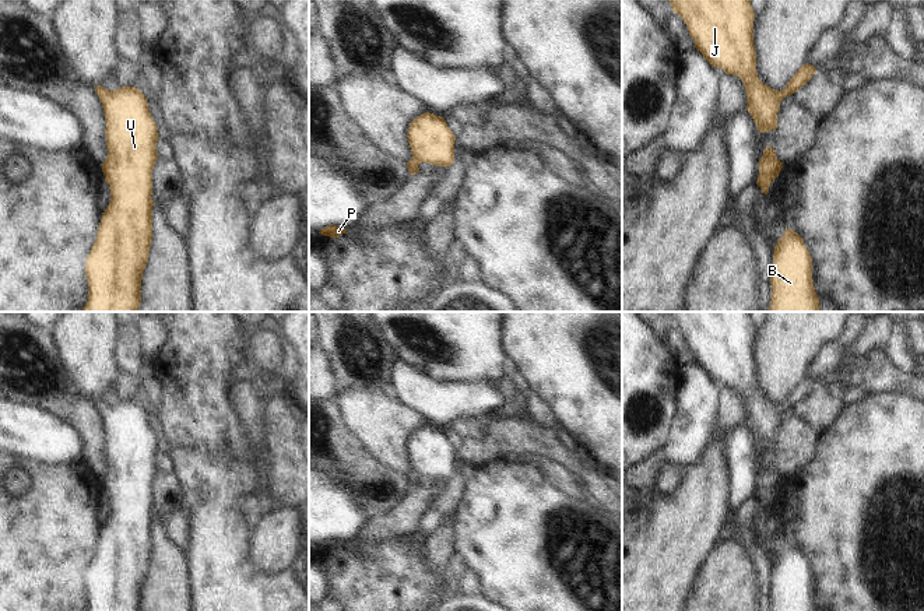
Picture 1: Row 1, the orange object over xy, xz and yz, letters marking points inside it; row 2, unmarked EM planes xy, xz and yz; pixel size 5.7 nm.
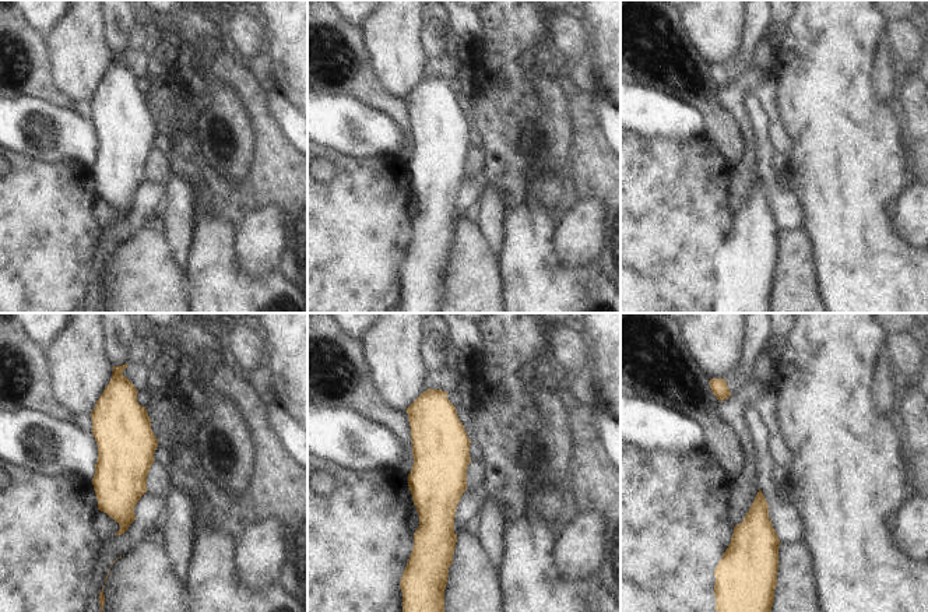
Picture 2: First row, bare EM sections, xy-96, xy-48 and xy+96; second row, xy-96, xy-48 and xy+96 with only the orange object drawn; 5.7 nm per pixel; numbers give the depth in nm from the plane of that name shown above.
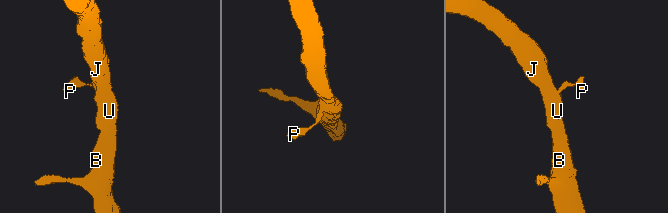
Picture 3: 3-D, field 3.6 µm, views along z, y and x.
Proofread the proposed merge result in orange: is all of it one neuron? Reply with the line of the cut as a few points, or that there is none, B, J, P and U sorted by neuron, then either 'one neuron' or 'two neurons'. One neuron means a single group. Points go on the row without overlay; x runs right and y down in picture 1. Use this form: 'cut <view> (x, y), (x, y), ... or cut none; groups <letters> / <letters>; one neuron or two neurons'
cut none; groups B J P U; one neuron

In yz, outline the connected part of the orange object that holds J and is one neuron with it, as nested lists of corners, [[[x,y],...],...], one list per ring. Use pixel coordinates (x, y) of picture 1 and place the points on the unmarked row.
[[[670,312],[670,317],[686,337],[695,361],[712,380],[723,382],[726,387],[742,393],[746,424],[758,443],[776,445],[780,415],[804,400],[816,382],[808,376],[802,378],[781,404],[759,393],[751,312]]]

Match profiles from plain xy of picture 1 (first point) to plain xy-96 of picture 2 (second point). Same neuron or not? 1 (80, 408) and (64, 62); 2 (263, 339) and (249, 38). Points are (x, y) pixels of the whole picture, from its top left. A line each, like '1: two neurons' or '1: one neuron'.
1: two neurons
2: one neuron

